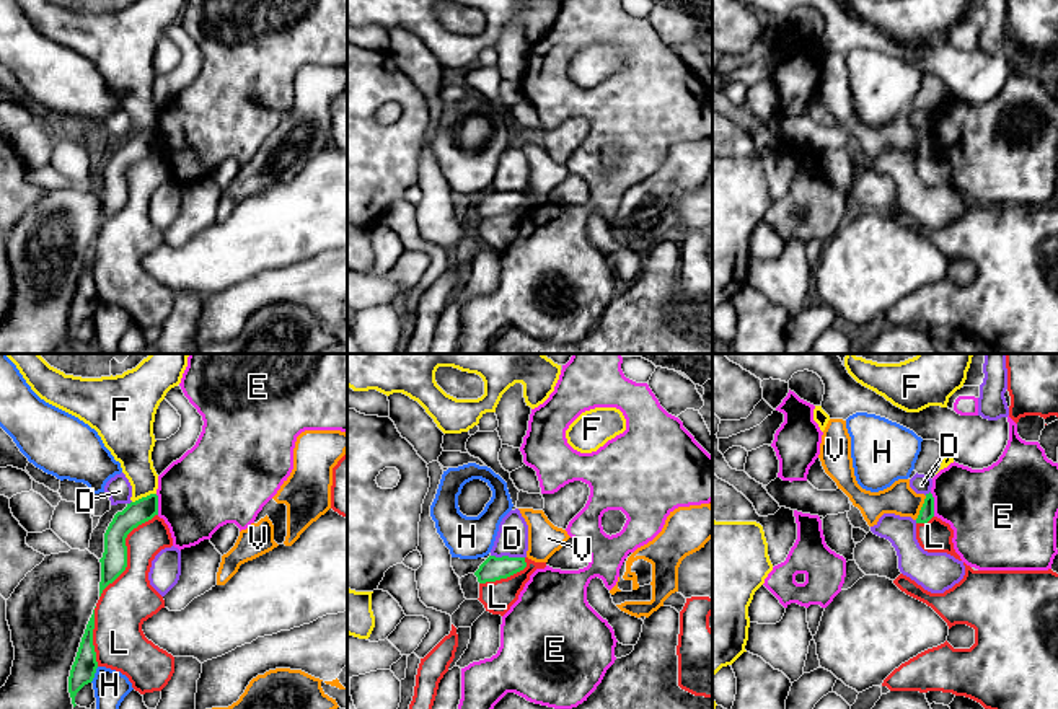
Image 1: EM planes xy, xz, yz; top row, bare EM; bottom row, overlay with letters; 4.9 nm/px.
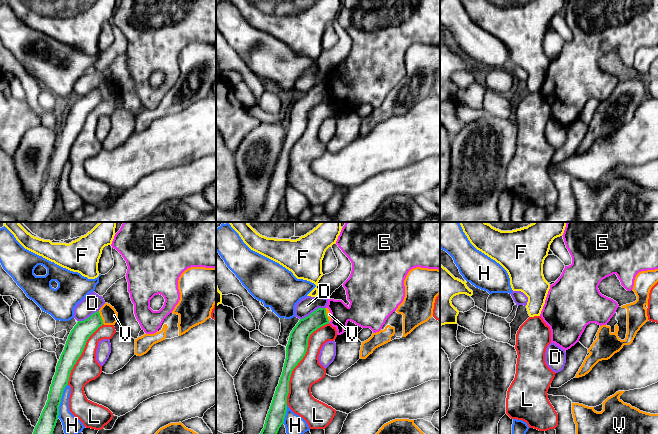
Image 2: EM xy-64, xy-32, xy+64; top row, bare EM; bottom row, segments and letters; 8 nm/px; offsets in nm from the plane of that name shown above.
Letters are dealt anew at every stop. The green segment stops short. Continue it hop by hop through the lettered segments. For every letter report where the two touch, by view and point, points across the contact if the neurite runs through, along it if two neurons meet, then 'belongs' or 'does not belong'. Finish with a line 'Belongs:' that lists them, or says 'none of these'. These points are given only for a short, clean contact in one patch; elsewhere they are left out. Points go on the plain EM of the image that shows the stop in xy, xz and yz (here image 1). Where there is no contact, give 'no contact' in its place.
D: xz (507, 191) | along xz (491, 189), (524, 193) | does not belong
E: yz (933, 139) | belongs
F: xy (144, 132) | along xy (155, 127), (132, 137) | does not belong
H: xy (93, 310) | does not belong
L: xy (126, 186) | does not belong
V: yz (921, 142) | does not belong
Belongs: E

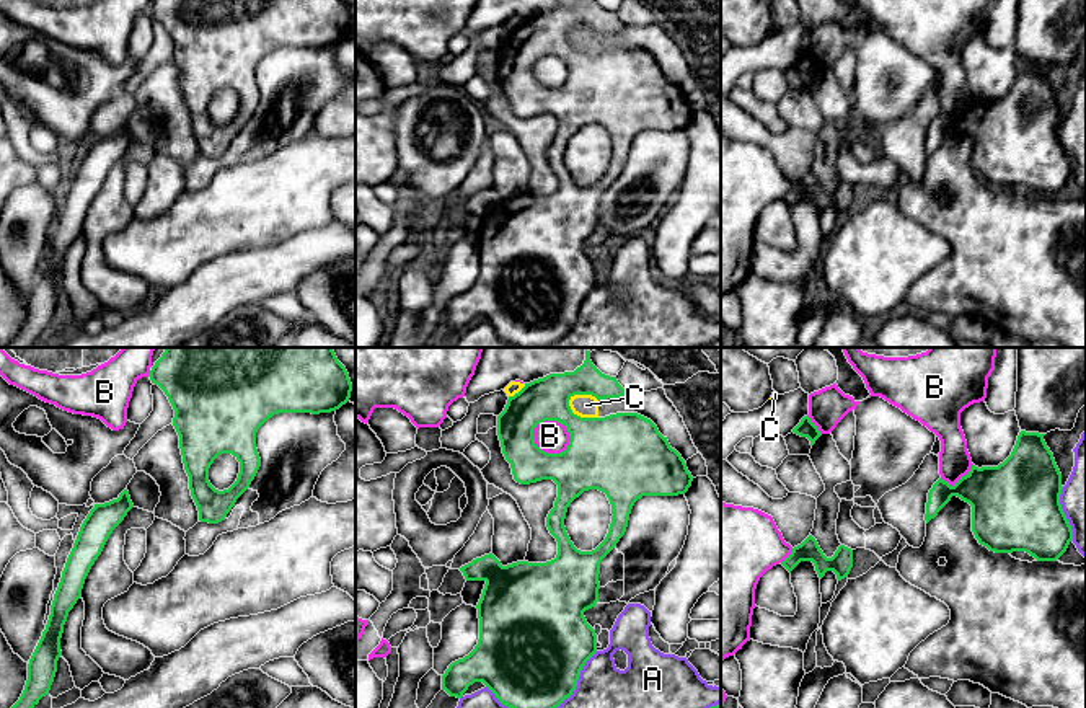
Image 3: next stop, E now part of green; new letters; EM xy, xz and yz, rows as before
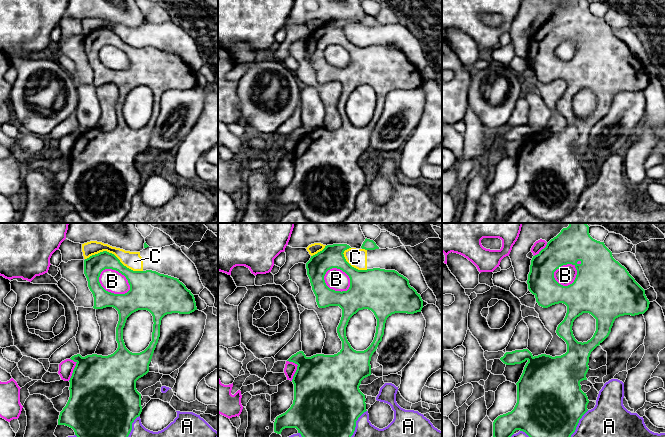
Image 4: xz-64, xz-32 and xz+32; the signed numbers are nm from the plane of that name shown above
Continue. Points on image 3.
A: xz (576, 320) | does not belong
B: xz (555, 54) | does not belong
C: xz (576, 49) | does not belong
Belongs: none of these

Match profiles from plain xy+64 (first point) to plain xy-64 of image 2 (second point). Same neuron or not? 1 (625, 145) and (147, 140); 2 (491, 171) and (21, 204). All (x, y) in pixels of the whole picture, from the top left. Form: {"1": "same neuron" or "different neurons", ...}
{"1": "same neuron", "2": "different neurons"}

